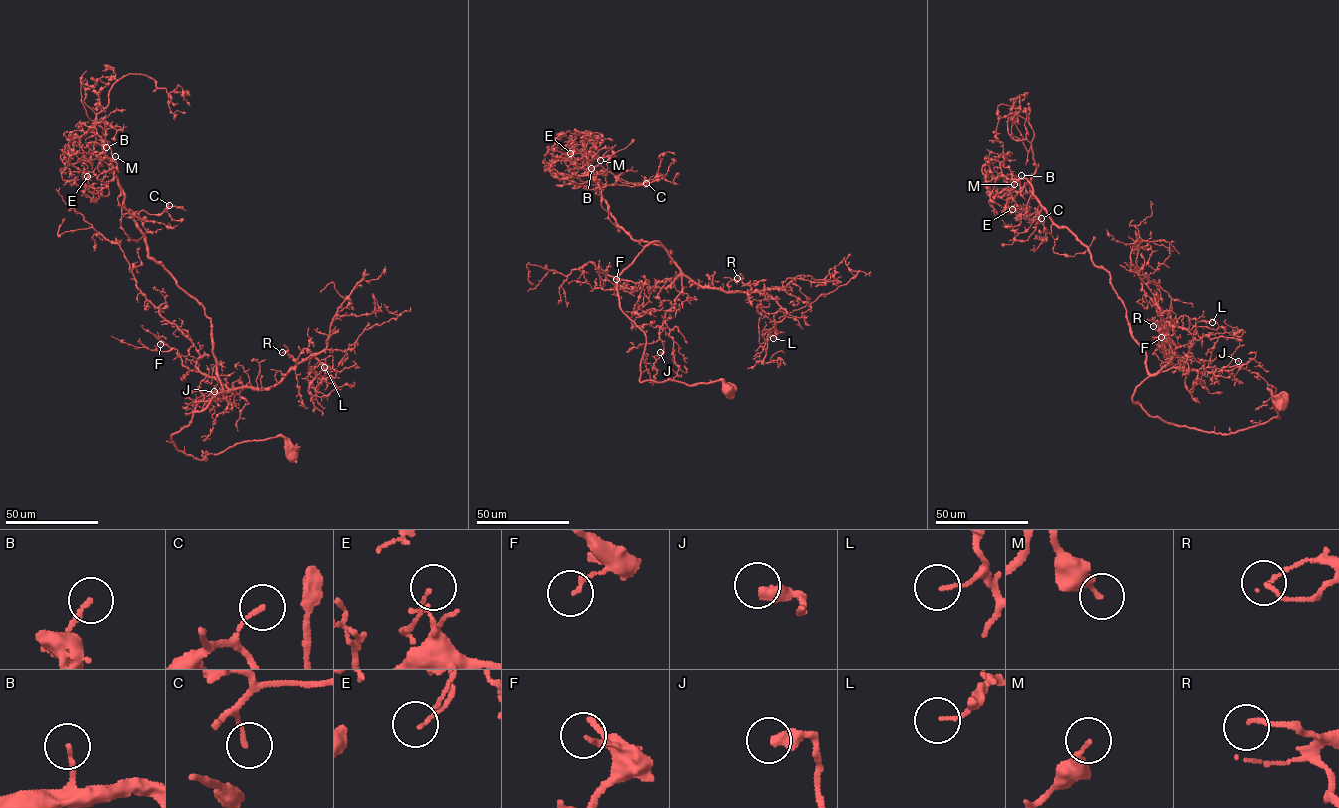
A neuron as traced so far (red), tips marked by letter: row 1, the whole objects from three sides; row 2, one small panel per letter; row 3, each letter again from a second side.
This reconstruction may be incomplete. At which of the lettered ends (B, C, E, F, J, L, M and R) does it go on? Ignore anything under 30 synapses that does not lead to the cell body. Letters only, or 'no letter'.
B

